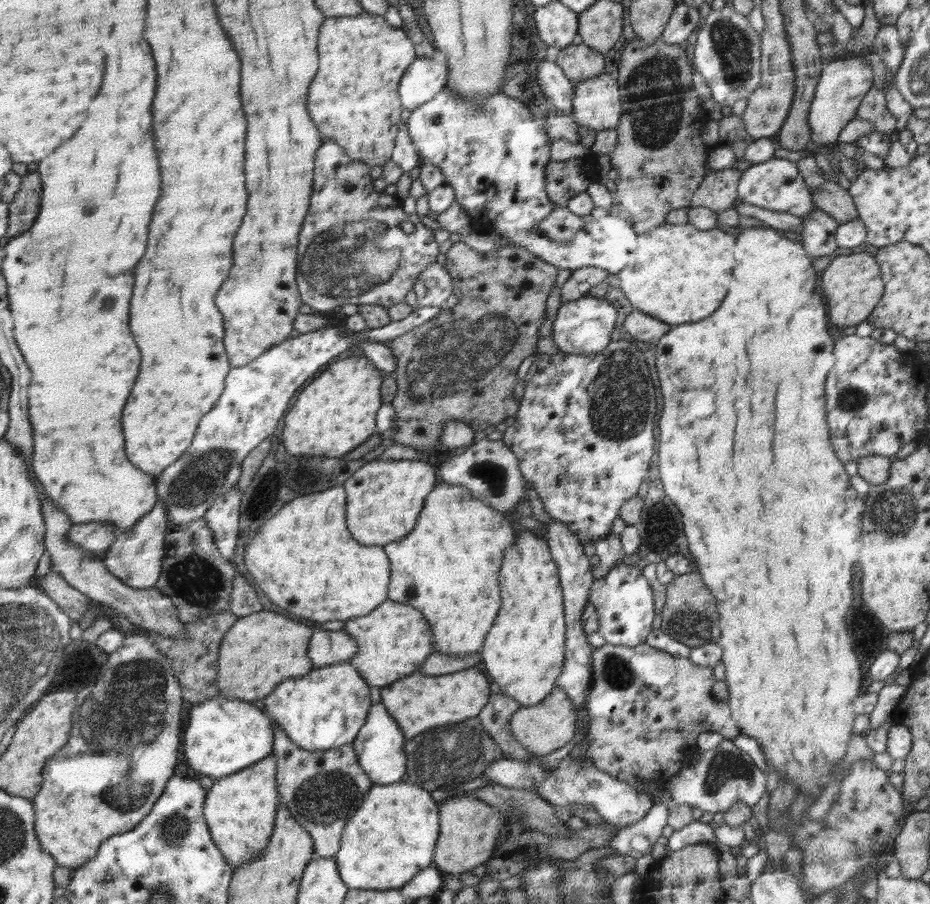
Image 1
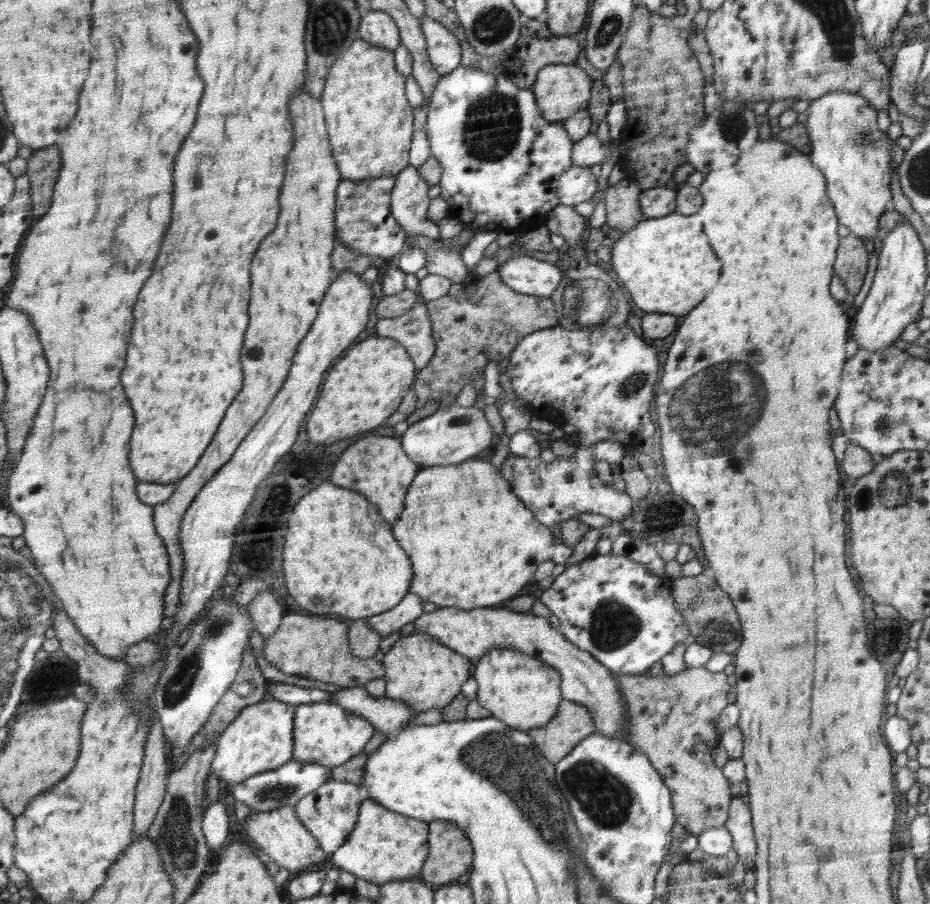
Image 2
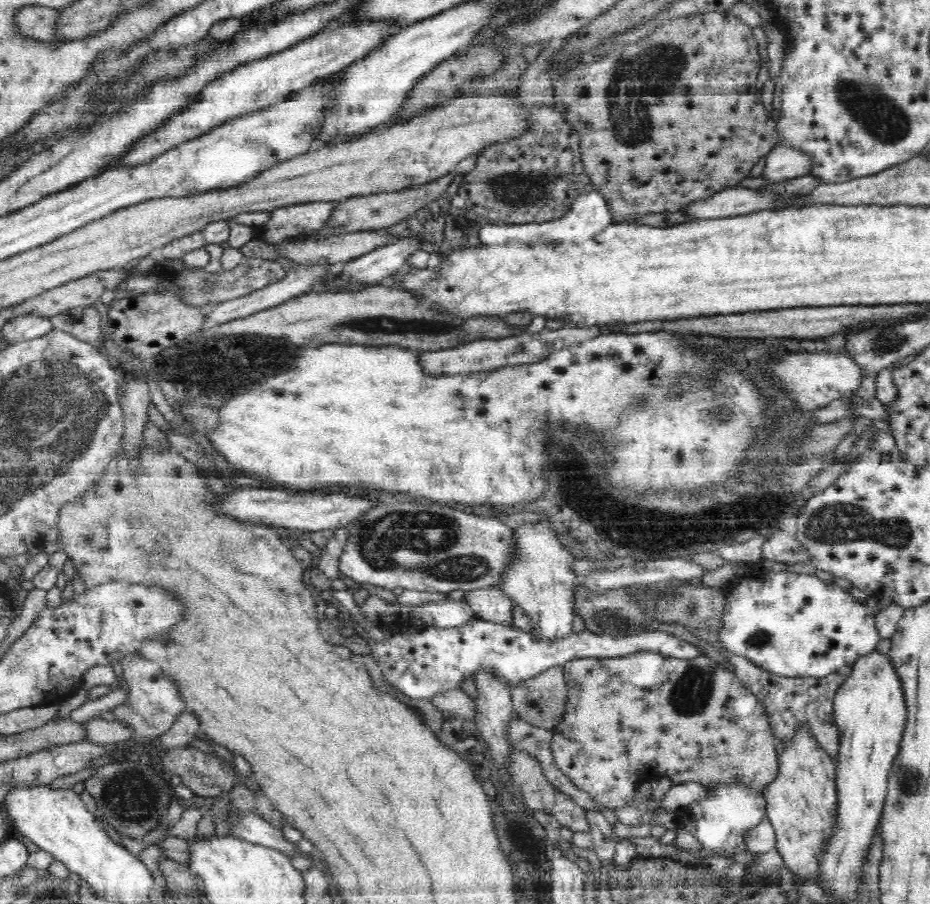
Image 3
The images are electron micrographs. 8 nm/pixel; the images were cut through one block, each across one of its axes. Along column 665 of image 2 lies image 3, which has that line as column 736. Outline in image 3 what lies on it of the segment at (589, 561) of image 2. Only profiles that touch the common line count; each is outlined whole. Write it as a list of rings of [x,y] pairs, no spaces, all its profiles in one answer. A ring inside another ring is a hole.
[[[751,570],[754,574],[742,574],[742,580],[738,580],[738,584],[726,594],[726,608],[724,608],[724,616],[720,620],[720,644],[726,648],[728,654],[732,654],[733,658],[744,658],[750,662],[757,664],[762,670],[772,673],[780,677],[814,677],[822,678],[832,675],[843,667],[852,667],[860,658],[870,655],[876,651],[878,642],[881,640],[878,629],[875,625],[875,615],[863,601],[850,595],[849,591],[836,586],[833,582],[820,580],[815,574],[800,574],[789,571],[780,572],[758,572]]]

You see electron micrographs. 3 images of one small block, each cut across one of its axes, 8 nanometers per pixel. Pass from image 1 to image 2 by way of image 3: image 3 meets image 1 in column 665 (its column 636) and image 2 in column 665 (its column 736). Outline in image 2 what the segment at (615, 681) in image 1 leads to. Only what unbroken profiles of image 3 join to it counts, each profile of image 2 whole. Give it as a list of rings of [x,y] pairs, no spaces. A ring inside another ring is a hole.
[[[702,666],[688,667],[678,675],[654,677],[647,674],[618,676],[617,685],[625,700],[625,740],[651,759],[654,767],[663,775],[663,780],[672,791],[675,813],[679,823],[692,835],[700,835],[709,828],[718,828],[728,820],[730,801],[735,795],[736,787],[732,786],[723,770],[718,770],[712,762],[712,750],[718,746],[717,722],[721,712],[728,706],[730,686],[724,672],[708,672]]]

